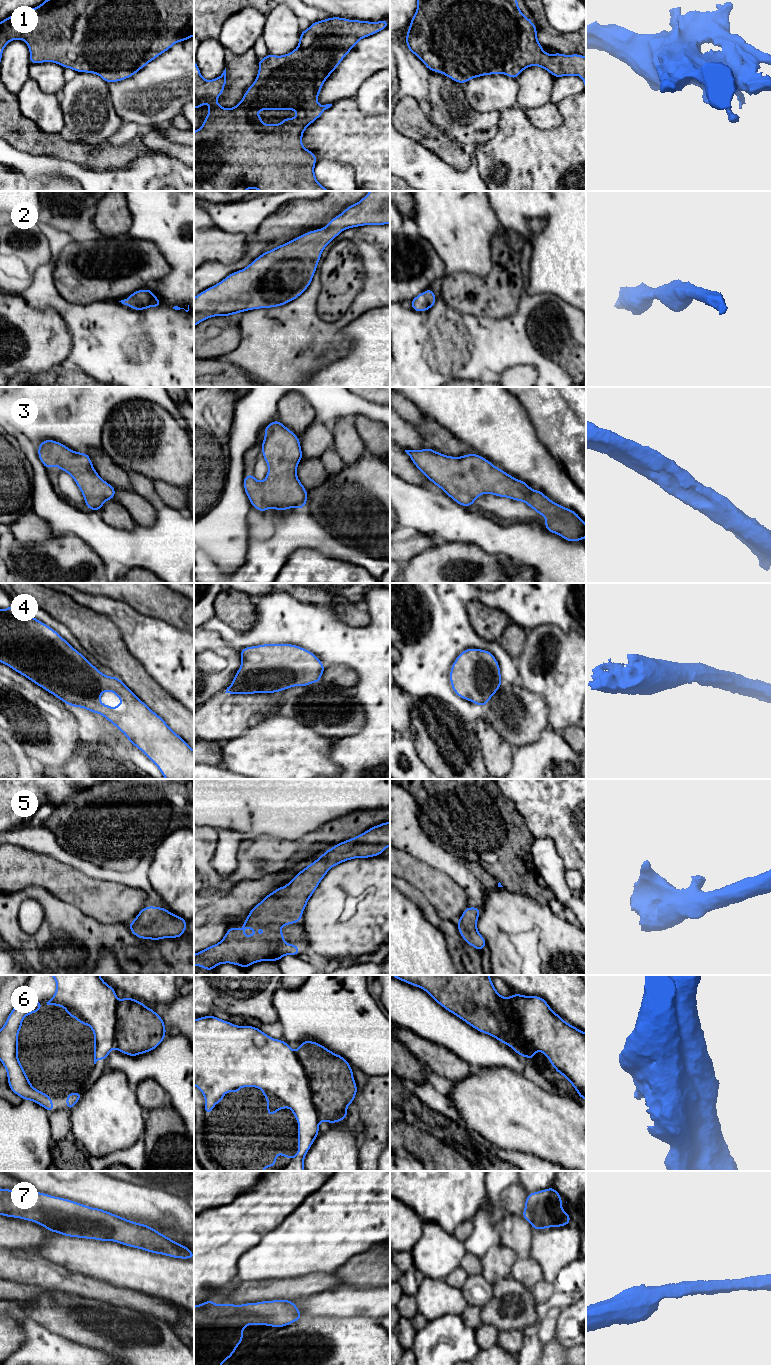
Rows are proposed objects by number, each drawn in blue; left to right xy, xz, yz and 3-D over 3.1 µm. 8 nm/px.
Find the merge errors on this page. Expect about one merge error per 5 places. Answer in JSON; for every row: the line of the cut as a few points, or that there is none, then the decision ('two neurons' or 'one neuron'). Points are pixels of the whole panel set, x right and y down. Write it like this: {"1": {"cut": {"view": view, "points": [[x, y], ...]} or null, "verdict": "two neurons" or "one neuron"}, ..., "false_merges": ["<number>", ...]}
{"1": {"cut": null, "verdict": "one neuron"}, "2": {"cut": null, "verdict": "one neuron"}, "3": {"cut": null, "verdict": "one neuron"}, "4": {"cut": null, "verdict": "one neuron"}, "5": {"cut": null, "verdict": "one neuron"}, "6": {"cut": {"view": "xz", "points": [[296, 1052], [296, 1056], [307, 1077], [312, 1103], [319, 1120]]}, "verdict": "two neurons"}, "7": {"cut": null, "verdict": "one neuron"}, "false_merges": ["6"]}

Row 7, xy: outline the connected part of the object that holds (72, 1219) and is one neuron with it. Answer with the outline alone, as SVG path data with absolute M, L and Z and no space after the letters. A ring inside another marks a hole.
M0 1188L0 1215L33 1221L45 1227L49 1232L56 1232L67 1237L113 1241L172 1258L194 1258L194 1254L188 1247L171 1240L148 1225L130 1221L101 1208L92 1208L69 1199L51 1196L31 1189L16 1192L11 1189Z

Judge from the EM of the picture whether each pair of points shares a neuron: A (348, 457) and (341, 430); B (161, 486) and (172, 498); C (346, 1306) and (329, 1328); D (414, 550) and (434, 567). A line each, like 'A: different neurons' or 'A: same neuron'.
A: same neuron
B: same neuron
C: different neurons
D: different neurons

